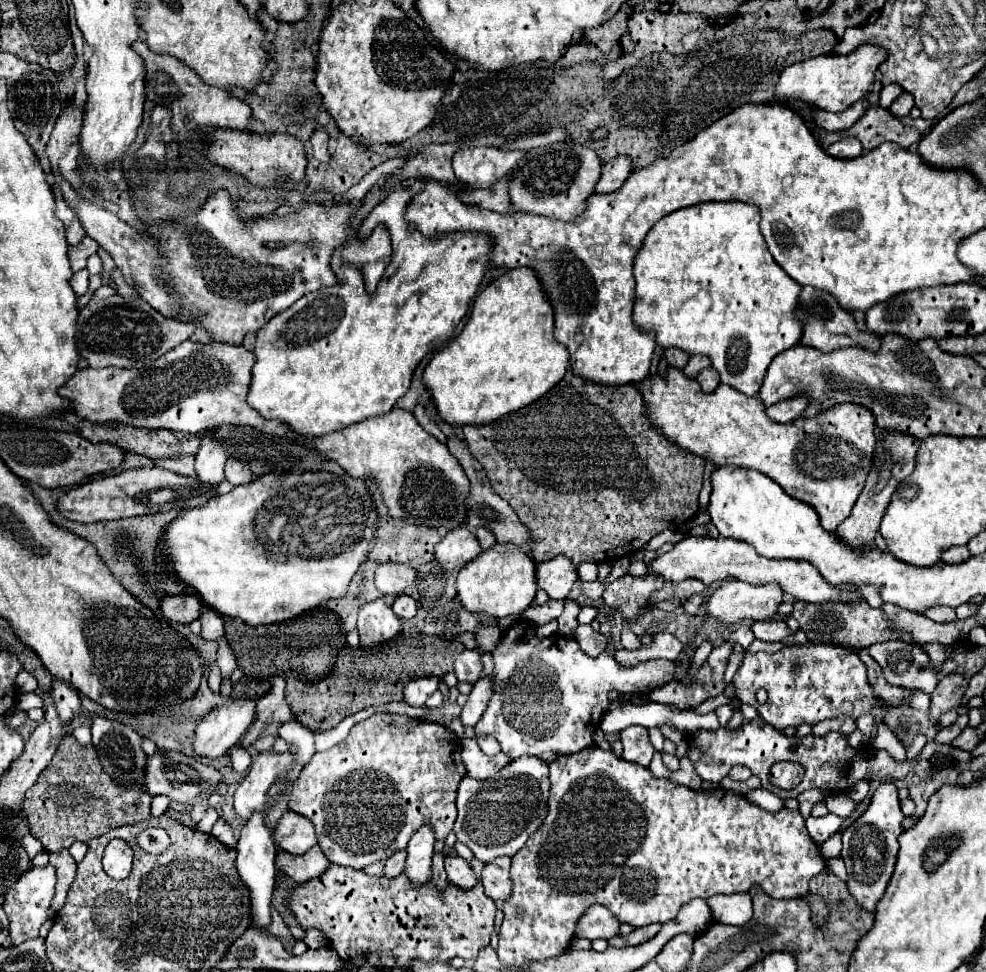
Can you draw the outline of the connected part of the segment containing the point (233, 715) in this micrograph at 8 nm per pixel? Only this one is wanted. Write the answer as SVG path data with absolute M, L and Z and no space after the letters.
M234 701L230 705L216 707L202 717L192 739L194 755L208 759L226 755L254 721L254 707L254 701Z

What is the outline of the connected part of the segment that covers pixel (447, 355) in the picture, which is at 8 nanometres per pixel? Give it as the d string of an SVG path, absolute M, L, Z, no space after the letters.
M518 267L514 271L506 271L504 275L500 275L496 281L492 281L476 299L474 299L474 305L472 305L472 311L470 311L470 319L468 323L464 325L464 331L452 341L448 343L444 349L440 349L432 359L430 363L426 365L424 373L422 373L422 383L426 387L426 391L430 393L430 401L436 405L436 411L440 415L440 419L448 425L488 425L508 413L514 413L530 403L534 403L536 399L540 399L544 393L548 393L564 375L566 375L566 369L568 369L568 363L570 363L570 355L566 351L566 347L562 347L560 343L554 341L554 313L552 313L552 307L550 303L546 303L546 295L542 295L542 287L538 287L538 277L534 275L534 271L530 271L528 267Z

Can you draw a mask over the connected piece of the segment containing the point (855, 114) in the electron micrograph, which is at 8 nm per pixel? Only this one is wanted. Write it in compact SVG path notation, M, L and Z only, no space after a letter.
M858 101L858 103L854 103L848 109L837 113L822 111L815 107L812 110L813 119L816 119L816 123L820 127L824 127L826 131L844 131L865 113L866 107L864 101Z

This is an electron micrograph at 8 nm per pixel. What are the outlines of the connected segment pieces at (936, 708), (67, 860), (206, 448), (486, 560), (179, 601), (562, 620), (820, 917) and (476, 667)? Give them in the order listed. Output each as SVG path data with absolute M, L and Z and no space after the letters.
M950 673L950 675L946 675L946 679L940 679L934 693L930 695L930 699L932 699L930 713L928 713L930 719L938 723L942 713L958 709L962 705L962 697L964 697L966 689L968 689L968 677L964 677L960 673Z
M60 851L60 853L50 853L50 865L56 867L58 873L58 883L56 883L56 895L52 899L52 909L60 911L64 907L66 901L66 893L76 877L76 861L68 855L68 851Z
M206 439L202 443L198 455L196 455L196 477L200 483L218 485L224 481L224 463L226 463L226 451L222 451L220 443L214 443L212 439Z
M494 545L482 551L476 559L472 559L460 569L456 579L458 599L462 607L466 607L466 611L472 613L486 613L496 619L508 615L520 615L522 611L526 611L526 607L530 607L538 591L534 571L536 571L536 563L530 553L518 547Z
M176 595L162 601L164 617L176 623L192 623L200 617L200 599L196 595Z
M566 599L564 611L562 611L562 615L558 617L558 625L560 625L560 627L558 627L558 635L566 637L566 639L572 639L572 637L574 637L574 631L576 631L576 627L578 627L578 621L576 621L578 611L580 611L580 605L578 605L576 601L568 601L568 599Z
M816 899L812 903L812 919L816 925L822 925L826 921L826 915L828 915L828 909L826 909L826 903L822 903L822 899Z
M464 651L462 655L458 655L456 663L454 663L454 673L458 677L458 681L462 683L470 683L474 685L478 679L482 679L482 655L478 651Z

